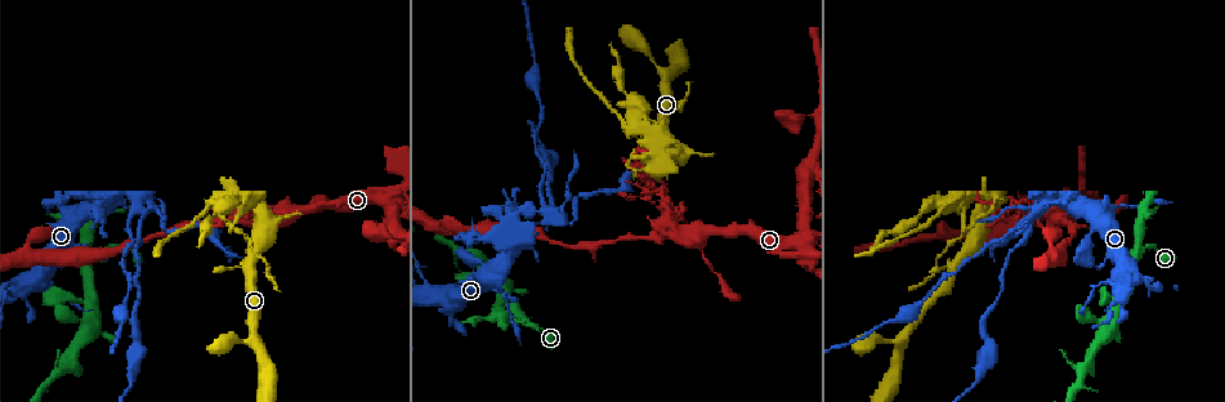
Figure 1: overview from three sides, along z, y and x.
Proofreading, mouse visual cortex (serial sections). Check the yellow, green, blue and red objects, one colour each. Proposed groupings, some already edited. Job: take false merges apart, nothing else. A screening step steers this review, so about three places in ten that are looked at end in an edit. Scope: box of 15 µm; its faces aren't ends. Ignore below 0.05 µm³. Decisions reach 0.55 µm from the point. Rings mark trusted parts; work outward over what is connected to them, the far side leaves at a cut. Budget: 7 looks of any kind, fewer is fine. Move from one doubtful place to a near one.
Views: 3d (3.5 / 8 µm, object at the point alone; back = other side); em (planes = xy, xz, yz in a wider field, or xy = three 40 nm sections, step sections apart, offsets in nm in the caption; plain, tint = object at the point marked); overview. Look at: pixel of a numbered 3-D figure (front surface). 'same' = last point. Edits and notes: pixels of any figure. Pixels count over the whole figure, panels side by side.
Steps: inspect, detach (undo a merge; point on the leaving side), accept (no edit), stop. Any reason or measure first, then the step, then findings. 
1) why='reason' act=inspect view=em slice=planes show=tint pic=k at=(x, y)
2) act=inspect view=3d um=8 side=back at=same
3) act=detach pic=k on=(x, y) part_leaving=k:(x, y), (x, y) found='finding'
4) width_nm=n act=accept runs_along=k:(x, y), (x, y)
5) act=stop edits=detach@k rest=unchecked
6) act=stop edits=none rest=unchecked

why='four or more arms meet' act=inspect view=3d um=3.5 side=back pic=1 at=(700, 245)

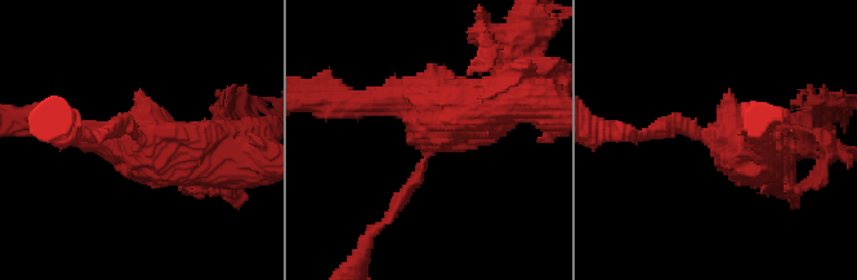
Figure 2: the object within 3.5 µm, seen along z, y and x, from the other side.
arms=4 arm_widths_nm=150,300,350,500 why='shape alone is not enough' act=inspect view=em slice=xy step=5 show=tint pic=2 at=(429, 143)

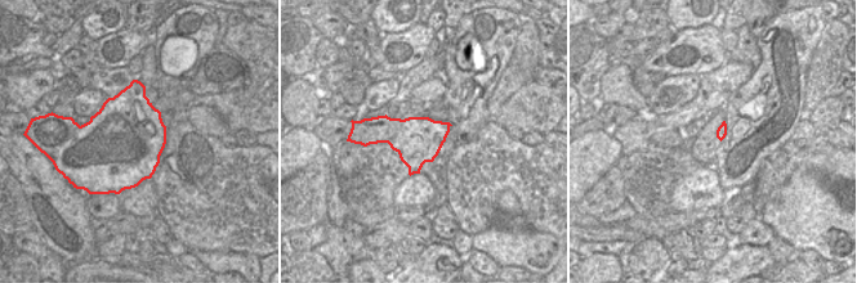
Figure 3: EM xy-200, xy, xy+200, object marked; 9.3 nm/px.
act=detach pic=2 on=(822, 134) part_leaving=2:(794, 136), (817, 103), (843, 100) found='two cells meet here'

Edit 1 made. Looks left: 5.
why='sudden change in width' act=inspect view=3d um=3.5 pic=1 at=(802, 243)

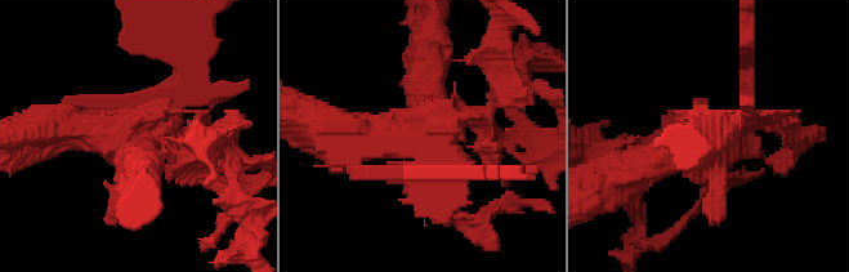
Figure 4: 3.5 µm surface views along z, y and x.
act=detach pic=4 on=(174, 174) part_leaving=4:(142, 141), (138, 196) found='a second cell is stuck on'

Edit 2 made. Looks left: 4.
act=inspect view=overview

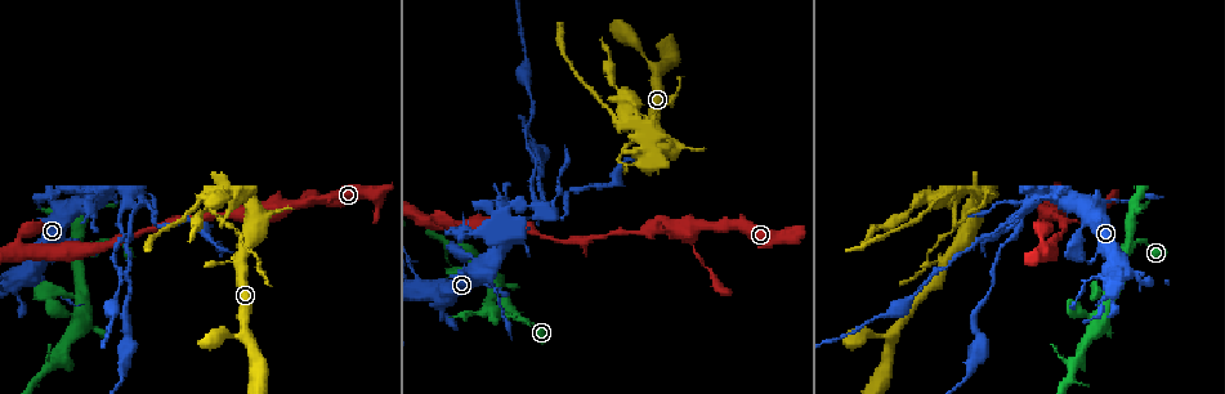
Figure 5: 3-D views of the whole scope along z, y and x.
why='three-way junction' act=inspect view=3d um=3.5 pic=5 at=(1123, 250)

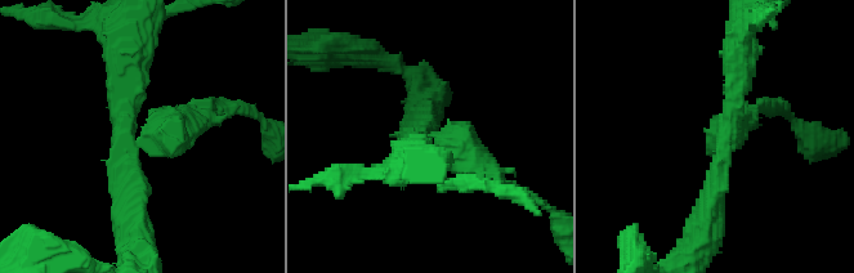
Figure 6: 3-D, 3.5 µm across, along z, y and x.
why='need the tissue' act=inspect view=em slice=planes show=tint pic=6 at=(136, 144)

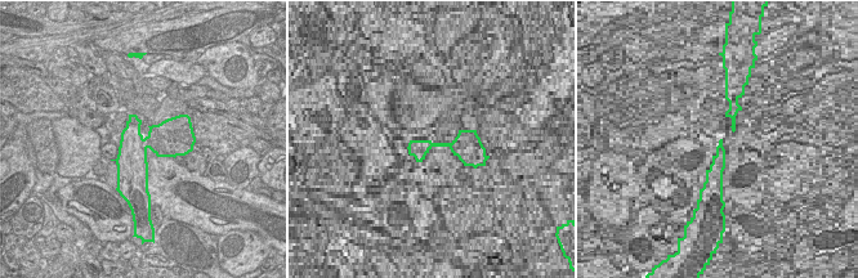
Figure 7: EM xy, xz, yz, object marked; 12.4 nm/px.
arms=3 act=accept runs_along=6:(202, 108), (128, 152), (135, 227) found='all the same cell'

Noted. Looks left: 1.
act=stop edits=detach@2,detach@4 rest=unchecked

